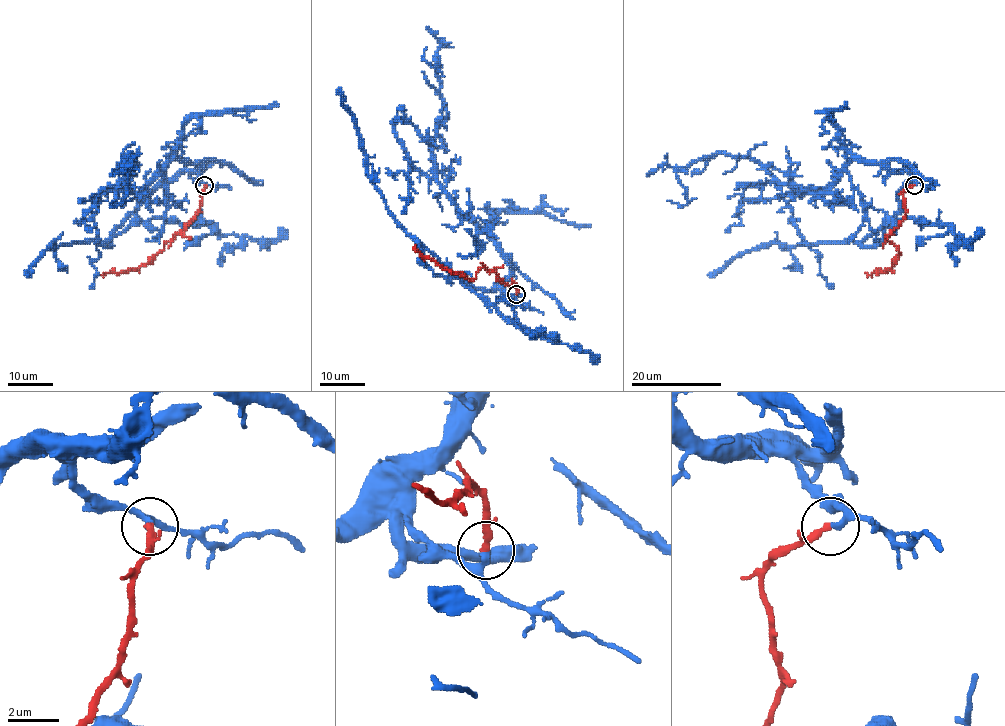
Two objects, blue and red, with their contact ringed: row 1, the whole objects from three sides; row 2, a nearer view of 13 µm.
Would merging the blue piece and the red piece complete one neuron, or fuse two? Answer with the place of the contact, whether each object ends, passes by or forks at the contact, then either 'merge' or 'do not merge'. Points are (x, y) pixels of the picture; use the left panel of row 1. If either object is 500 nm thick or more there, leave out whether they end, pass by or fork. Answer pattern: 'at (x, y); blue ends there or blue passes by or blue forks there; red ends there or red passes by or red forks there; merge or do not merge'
at (204, 185); blue passes by; red ends there; merge

